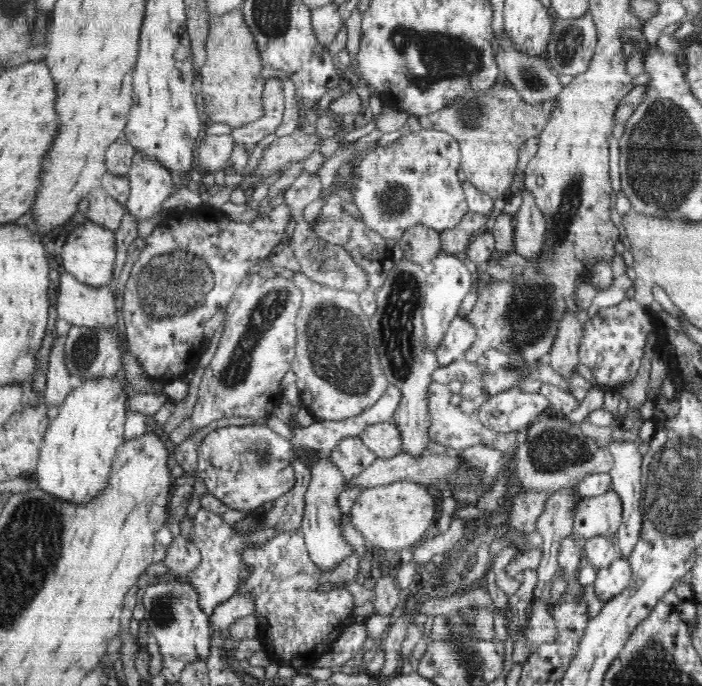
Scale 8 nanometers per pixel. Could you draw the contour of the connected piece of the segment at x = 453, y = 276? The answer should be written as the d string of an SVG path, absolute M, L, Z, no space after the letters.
M438 252L438 256L432 260L431 268L427 272L428 289L424 299L423 325L426 347L428 347L428 351L435 353L441 346L444 334L446 334L450 322L456 316L464 296L474 290L474 277L472 276L472 267L463 257L441 252Z

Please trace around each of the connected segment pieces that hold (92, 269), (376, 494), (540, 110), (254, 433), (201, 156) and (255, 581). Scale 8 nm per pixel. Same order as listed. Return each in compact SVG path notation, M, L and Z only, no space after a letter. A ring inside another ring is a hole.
M84 224L84 230L68 238L68 244L64 244L62 260L66 270L76 280L93 286L94 288L108 287L112 276L114 276L114 262L116 260L116 239L114 231L99 224Z
M407 480L364 489L348 513L351 524L376 551L393 550L398 557L430 535L436 514L437 500L431 490Z
M502 78L485 92L473 92L468 88L468 92L460 94L446 108L420 116L418 121L426 130L444 131L456 138L461 152L460 164L467 180L474 188L496 200L510 192L520 146L528 138L541 134L556 107L556 98L537 105L526 103L516 90L503 83Z
M266 425L217 428L202 440L197 455L198 475L204 480L208 493L228 509L254 513L295 486L292 443Z
M231 134L205 135L198 144L198 160L211 176L224 168L232 155L235 140Z
M301 530L282 531L269 541L255 547L246 547L241 552L243 564L249 573L239 582L238 594L253 596L253 616L257 620L258 639L272 660L281 666L304 668L326 653L338 639L341 631L352 622L354 597L346 587L358 576L359 558L346 557L331 571L322 573L320 567L310 559ZM332 584L332 590L318 592L320 586Z

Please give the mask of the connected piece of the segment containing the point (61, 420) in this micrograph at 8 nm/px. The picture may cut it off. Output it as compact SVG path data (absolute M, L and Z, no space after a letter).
M103 377L82 381L80 385L75 383L73 390L59 407L58 416L49 422L39 446L39 457L34 472L37 480L35 486L40 491L72 505L92 503L103 491L106 491L109 486L108 474L110 474L112 462L116 458L119 446L124 442L129 397L126 382L122 377L114 379Z

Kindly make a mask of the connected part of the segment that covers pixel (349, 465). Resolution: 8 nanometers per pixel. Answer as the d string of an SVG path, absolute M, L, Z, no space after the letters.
M360 437L342 438L328 455L347 481L356 478L367 466L372 465L377 457Z

